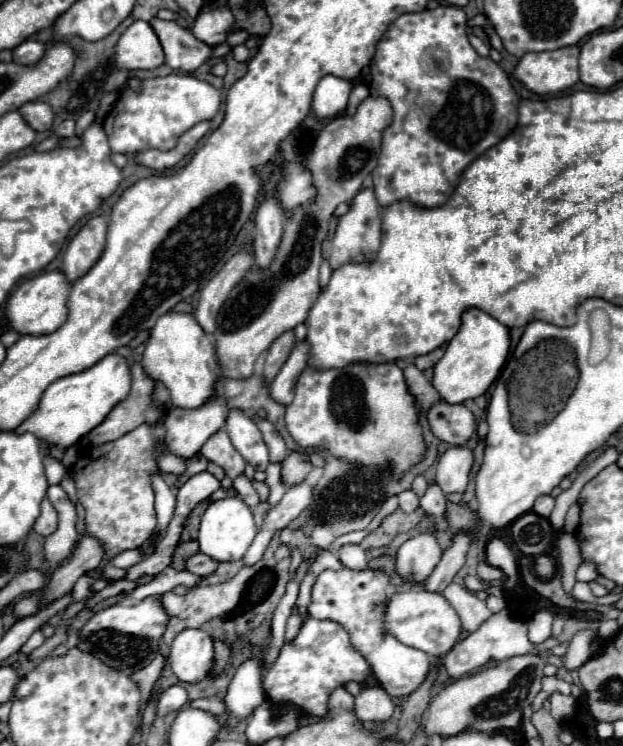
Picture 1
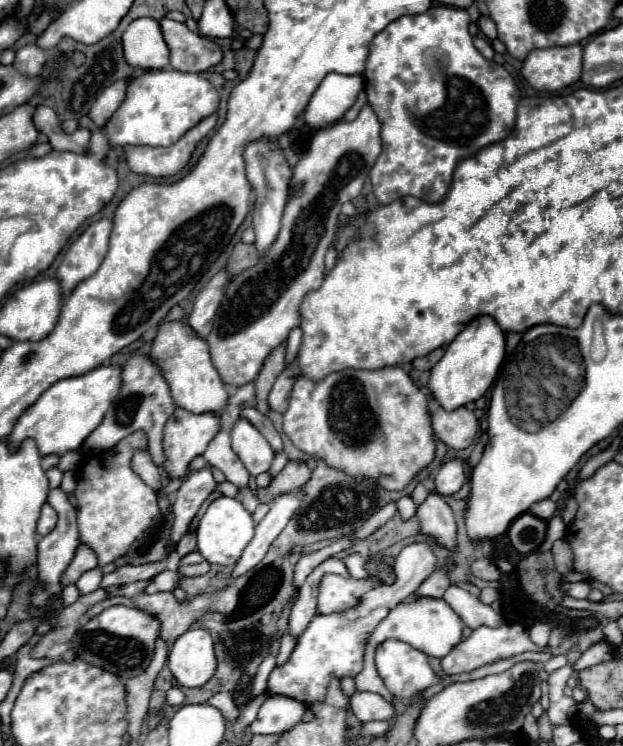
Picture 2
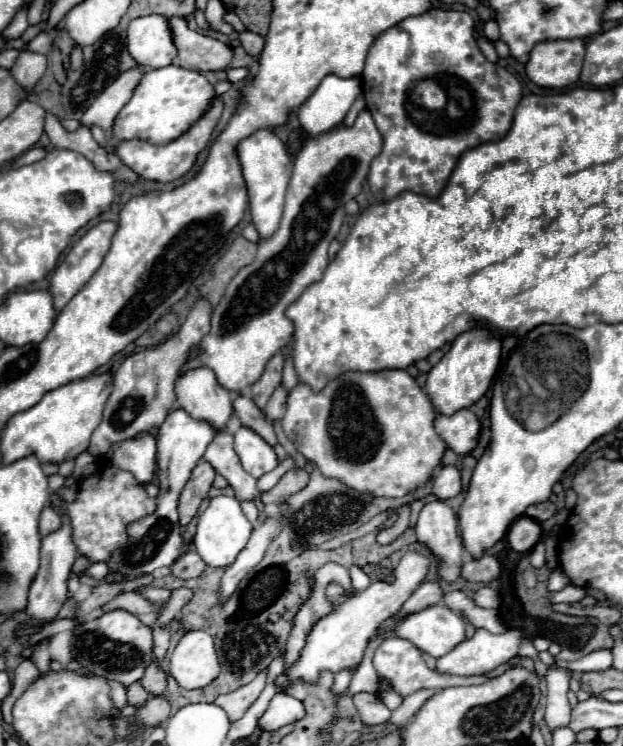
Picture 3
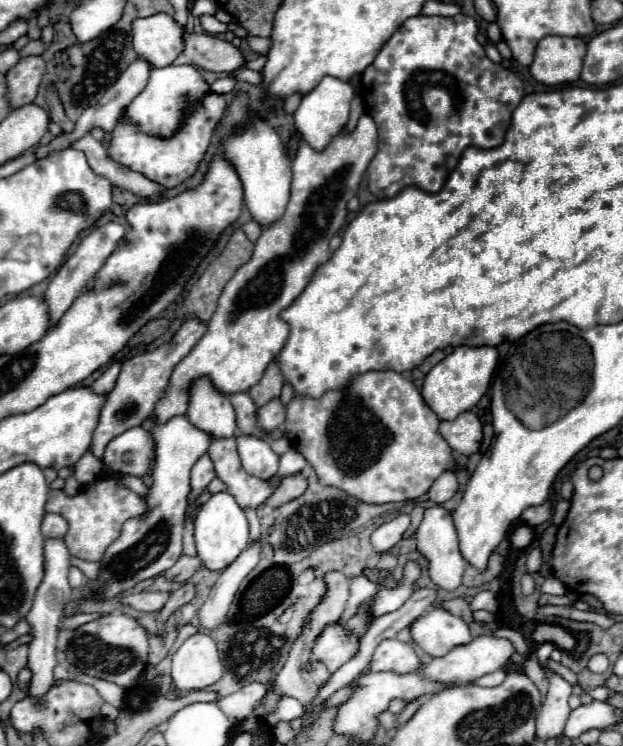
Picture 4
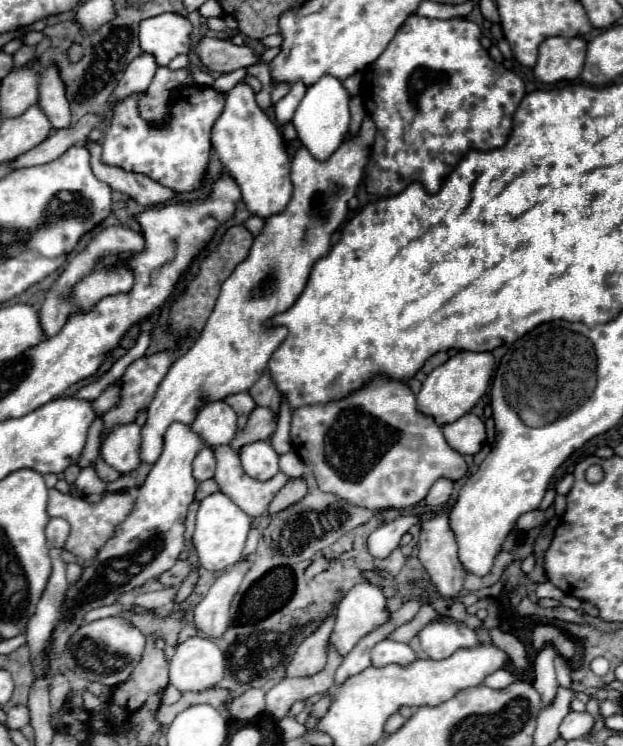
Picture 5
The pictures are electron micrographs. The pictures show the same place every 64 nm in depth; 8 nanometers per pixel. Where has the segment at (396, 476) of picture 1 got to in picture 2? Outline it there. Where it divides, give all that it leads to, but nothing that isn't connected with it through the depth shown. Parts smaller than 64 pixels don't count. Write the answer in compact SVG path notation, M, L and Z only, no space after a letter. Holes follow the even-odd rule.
M400 366L380 370L342 370L328 374L322 382L298 376L284 414L284 434L296 448L316 460L320 458L326 466L350 474L356 482L368 480L390 492L402 492L418 472L432 464L436 456L428 398Z

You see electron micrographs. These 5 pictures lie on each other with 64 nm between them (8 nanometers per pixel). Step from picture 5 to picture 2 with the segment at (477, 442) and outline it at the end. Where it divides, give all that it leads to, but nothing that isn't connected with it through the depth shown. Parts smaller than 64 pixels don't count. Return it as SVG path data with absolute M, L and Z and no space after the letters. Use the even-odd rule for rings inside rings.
M438 408L432 414L432 428L434 428L434 434L448 448L464 450L474 442L478 434L478 418L468 408L458 408L452 412Z

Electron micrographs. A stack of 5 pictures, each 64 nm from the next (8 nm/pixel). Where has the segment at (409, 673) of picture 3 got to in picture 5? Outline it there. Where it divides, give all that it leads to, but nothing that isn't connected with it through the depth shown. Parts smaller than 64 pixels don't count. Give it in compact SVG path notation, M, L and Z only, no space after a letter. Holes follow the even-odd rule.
M382 640L372 650L372 666L386 666L386 664L408 666L414 660L416 660L414 650L408 644L400 644L394 640ZM498 670L498 672L490 674L490 676L484 680L484 684L490 686L490 688L506 688L506 686L510 686L510 682L516 682L516 680L518 680L518 678L516 678L512 672L508 672L508 670Z

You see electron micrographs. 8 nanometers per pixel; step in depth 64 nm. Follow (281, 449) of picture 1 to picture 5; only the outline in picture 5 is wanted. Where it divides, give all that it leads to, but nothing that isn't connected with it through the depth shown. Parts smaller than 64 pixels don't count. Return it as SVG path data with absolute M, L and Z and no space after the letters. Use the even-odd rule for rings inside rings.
M248 392L232 394L232 396L224 398L224 402L226 402L228 406L232 406L232 410L238 414L238 428L244 428L244 424L246 424L246 420L248 420L250 412L252 412L254 406L256 406L254 400L250 398L250 394L248 394Z

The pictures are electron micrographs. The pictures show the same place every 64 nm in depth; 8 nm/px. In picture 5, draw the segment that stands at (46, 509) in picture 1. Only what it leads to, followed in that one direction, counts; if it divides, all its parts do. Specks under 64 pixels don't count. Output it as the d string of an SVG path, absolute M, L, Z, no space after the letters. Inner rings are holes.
M50 518L46 526L46 538L50 546L62 548L66 544L66 538L70 534L70 524L64 518Z

